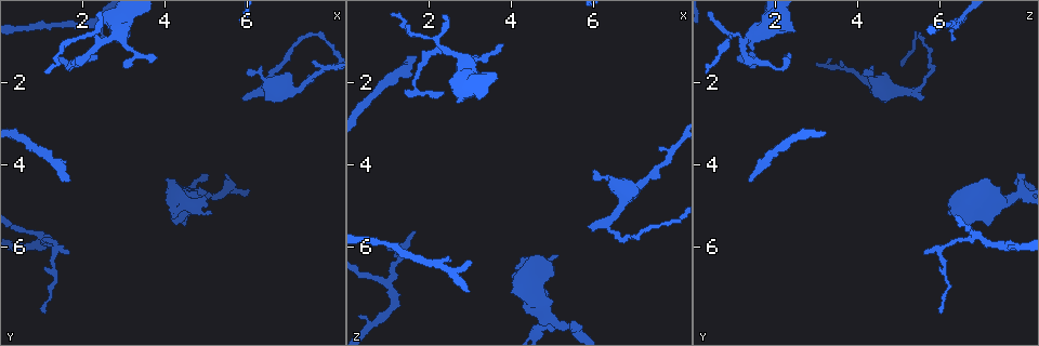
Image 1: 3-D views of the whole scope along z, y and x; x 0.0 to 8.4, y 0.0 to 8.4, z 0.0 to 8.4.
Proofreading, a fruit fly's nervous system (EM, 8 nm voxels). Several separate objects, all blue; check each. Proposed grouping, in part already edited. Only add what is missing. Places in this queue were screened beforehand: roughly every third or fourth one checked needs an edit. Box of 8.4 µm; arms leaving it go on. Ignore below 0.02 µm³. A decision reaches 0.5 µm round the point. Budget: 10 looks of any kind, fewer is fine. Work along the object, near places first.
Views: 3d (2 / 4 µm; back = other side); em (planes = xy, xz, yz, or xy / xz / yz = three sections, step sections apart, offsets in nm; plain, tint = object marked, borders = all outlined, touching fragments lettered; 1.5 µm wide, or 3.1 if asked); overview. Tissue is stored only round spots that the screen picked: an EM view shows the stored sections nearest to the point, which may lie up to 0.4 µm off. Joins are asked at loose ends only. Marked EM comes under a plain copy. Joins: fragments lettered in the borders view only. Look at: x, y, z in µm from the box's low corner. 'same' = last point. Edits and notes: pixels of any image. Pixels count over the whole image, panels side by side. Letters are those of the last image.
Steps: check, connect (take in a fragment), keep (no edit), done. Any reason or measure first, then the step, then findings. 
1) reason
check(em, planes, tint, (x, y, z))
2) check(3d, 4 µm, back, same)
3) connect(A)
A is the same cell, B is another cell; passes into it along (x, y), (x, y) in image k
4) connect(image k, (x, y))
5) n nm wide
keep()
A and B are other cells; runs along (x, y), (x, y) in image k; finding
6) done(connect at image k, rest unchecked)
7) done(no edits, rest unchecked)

an open end
check(3d, 2 µm, (1.65, 4.35, 1.40))

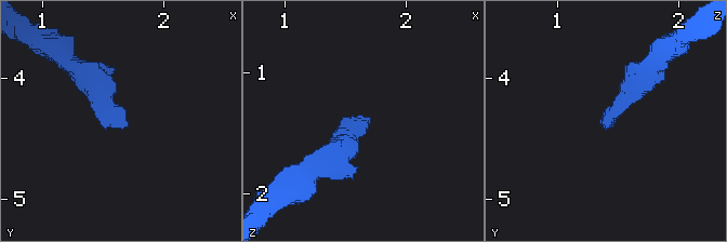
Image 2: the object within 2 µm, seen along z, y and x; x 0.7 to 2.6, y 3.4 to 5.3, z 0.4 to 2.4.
now the EM
check(em, planes, borders, (1.72, 4.40, 1.38))

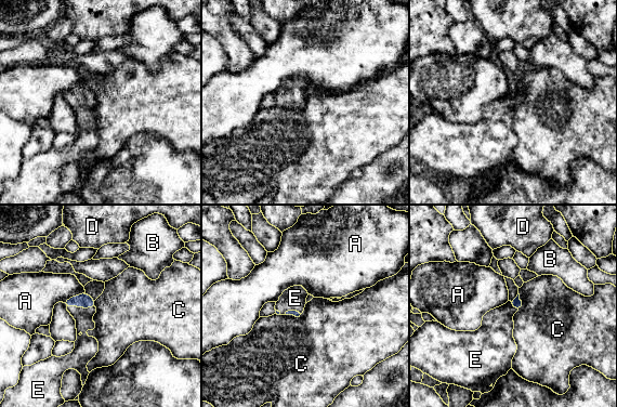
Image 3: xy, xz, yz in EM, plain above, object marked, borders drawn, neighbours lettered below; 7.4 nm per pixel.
connect(E)
E is the same cell, A, B, C and D are other cells; passes into it along (84, 301), (80, 306), (83, 317) in image 3; the neuron continues

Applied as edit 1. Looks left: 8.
branch stops here
check(3d, 4 µm, (3.85, 1.40, 1.05))

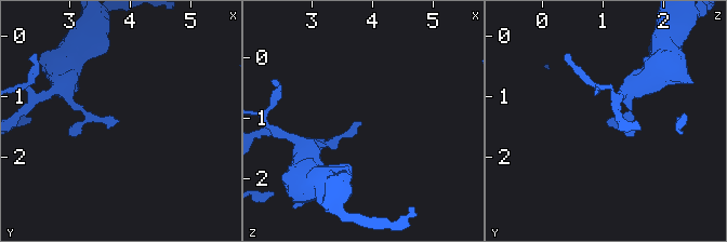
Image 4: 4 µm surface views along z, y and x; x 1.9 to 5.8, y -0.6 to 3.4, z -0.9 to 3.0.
now the EM
check(em, planes, tint, (3.85, 1.40, 1.05))

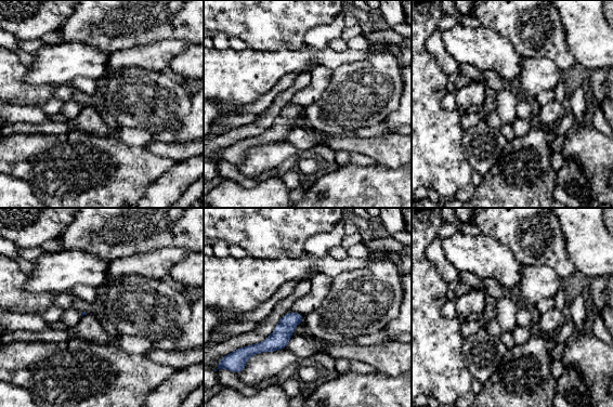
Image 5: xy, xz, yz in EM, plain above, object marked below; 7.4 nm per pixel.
check(em, planes, borders, same)

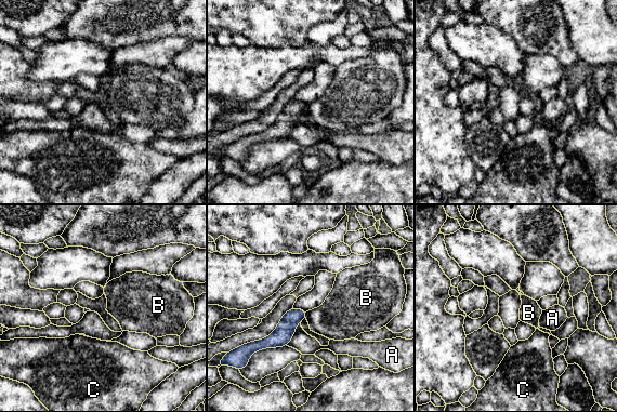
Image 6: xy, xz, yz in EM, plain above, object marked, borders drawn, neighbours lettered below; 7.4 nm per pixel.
keep()
A, B and C are other cells; runs along (303, 314), (273, 341), (258, 345) in image 6; no lettered fragment goes on from it

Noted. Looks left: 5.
free end
check(3d, 4 µm, (5.90, 2.40, 5.45))

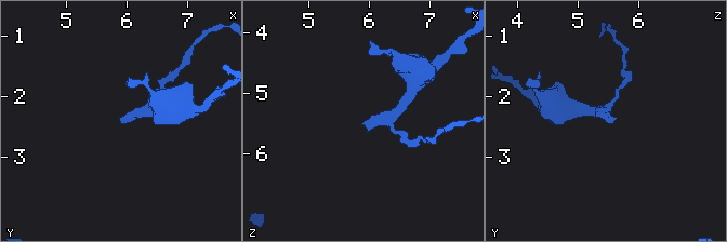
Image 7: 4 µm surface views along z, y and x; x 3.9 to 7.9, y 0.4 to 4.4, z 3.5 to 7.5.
shape alone is not enough
check(em, xz, step 4, borders, (5.85, 2.35, 5.45))

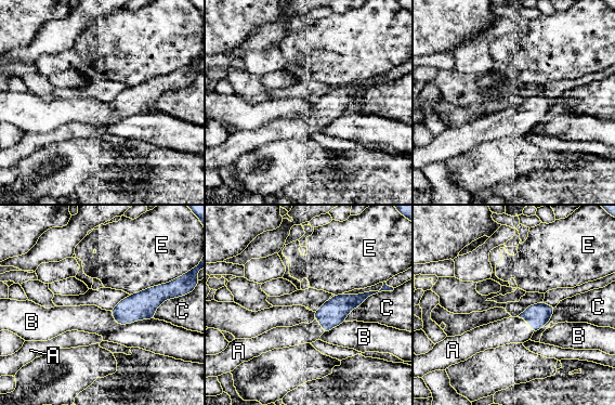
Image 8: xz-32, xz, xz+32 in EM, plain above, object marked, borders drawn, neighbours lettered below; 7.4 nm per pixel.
check(em, planes, borders, same)

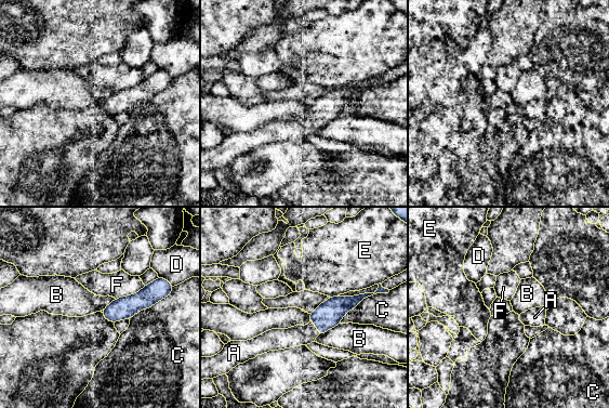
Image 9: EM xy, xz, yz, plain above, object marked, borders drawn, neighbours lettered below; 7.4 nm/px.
connect(A)
A is the same cell, B, C, D, E and F are other cells; it goes on there

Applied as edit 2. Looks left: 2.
branch stops here
check(3d, 2 µm, (1.10, 7.60, 6.05))

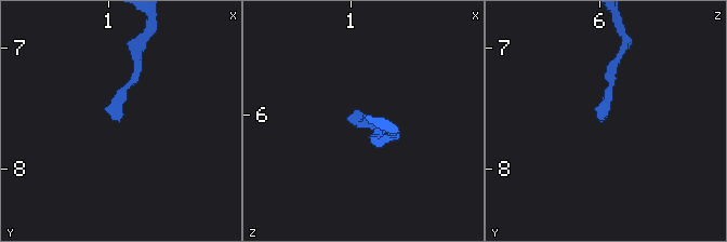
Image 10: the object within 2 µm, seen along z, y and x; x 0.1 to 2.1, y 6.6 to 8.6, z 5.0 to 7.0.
check(em, planes, borders, (1.08, 7.60, 6.04))

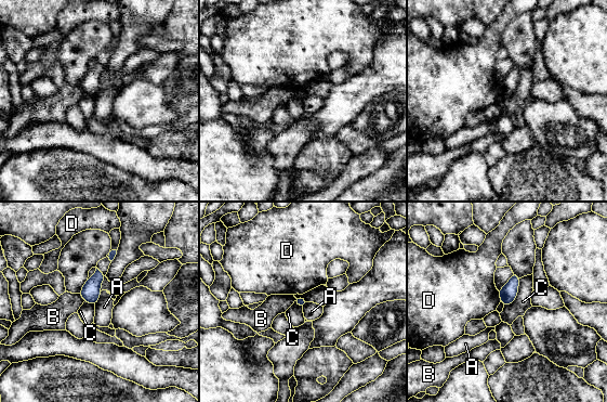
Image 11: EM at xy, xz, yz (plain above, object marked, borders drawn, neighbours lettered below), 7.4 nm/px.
keep()
A, B, C and D are other cells; border along (102, 290), (95, 306) in image 11; no lettered fragment goes on from it

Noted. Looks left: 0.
done(connect at image 3, connect at image 9, rest unchecked)

